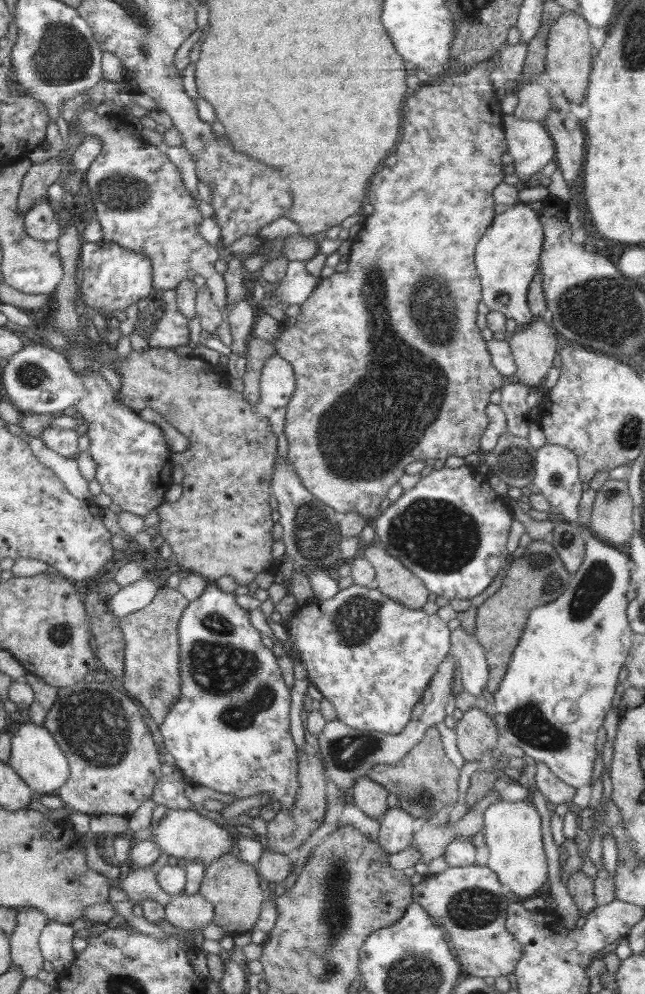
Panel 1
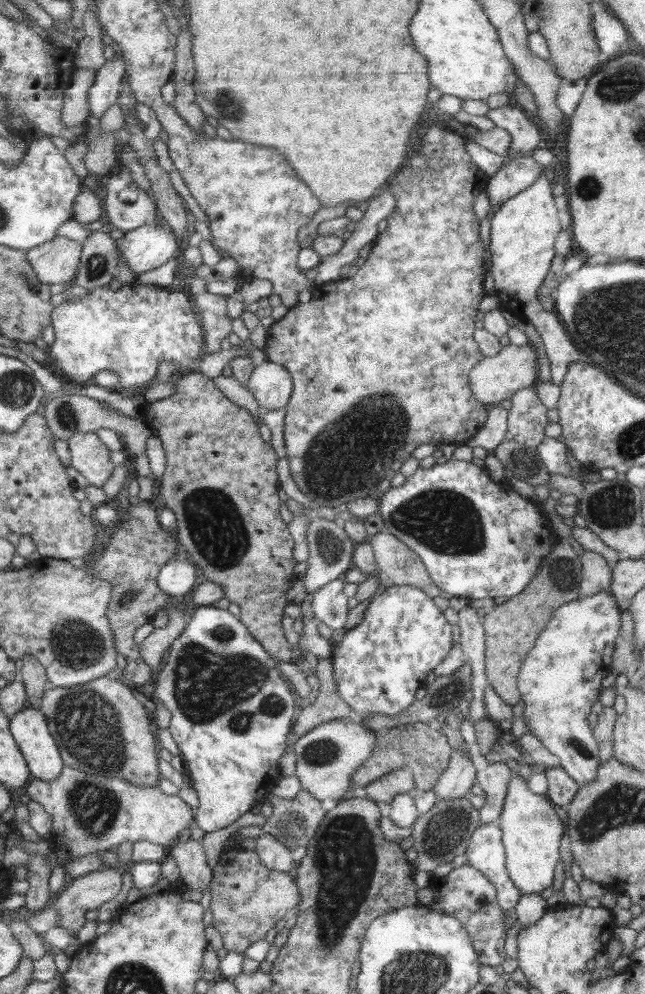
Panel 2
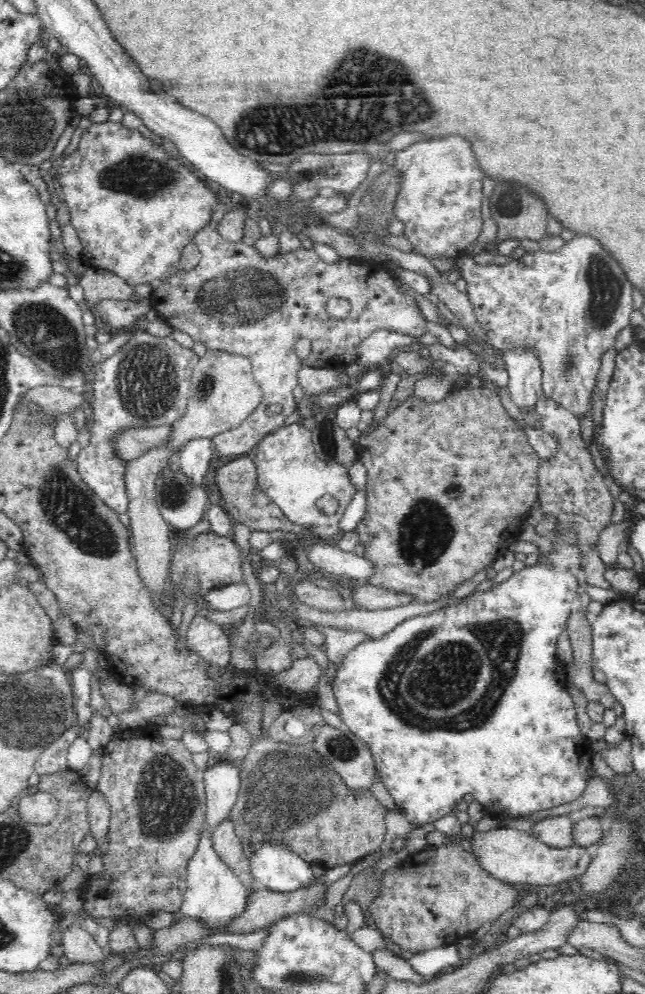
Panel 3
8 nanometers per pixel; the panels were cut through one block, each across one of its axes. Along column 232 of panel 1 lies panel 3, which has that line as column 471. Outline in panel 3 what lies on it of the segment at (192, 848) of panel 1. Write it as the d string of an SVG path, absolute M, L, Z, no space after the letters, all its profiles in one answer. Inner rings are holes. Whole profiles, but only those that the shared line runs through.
M512 826L489 832L476 831L467 846L490 876L508 885L548 887L564 882L567 886L570 880L578 880L592 862L592 856L582 846L573 844L566 848L554 848L528 832L514 830Z

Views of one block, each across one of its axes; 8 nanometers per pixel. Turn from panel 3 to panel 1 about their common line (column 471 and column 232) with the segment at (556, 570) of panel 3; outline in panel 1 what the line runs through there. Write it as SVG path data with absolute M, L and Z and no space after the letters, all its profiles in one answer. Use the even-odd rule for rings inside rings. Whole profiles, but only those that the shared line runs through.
M209 582L200 598L189 601L183 610L179 630L180 697L159 729L167 753L176 759L176 768L192 785L208 786L222 794L243 799L258 793L272 793L270 802L280 801L289 810L298 791L299 754L290 735L290 689L284 683L276 656L262 644L260 631L249 619L249 611L236 603L234 593L226 593Z

